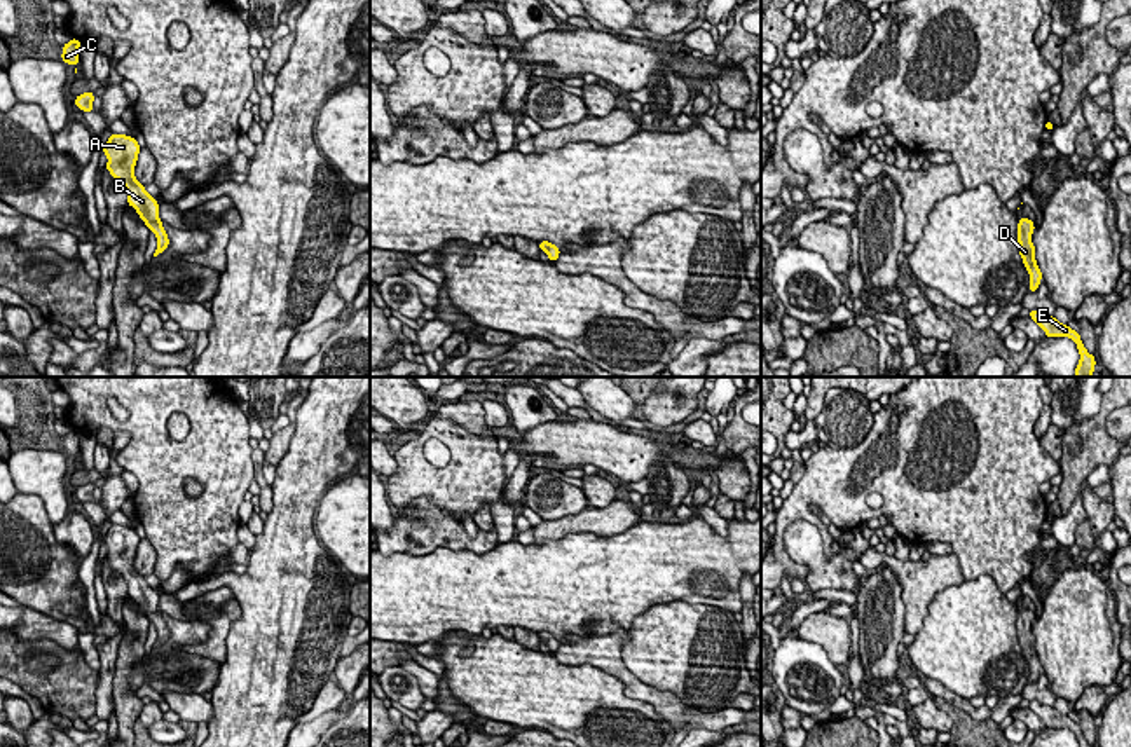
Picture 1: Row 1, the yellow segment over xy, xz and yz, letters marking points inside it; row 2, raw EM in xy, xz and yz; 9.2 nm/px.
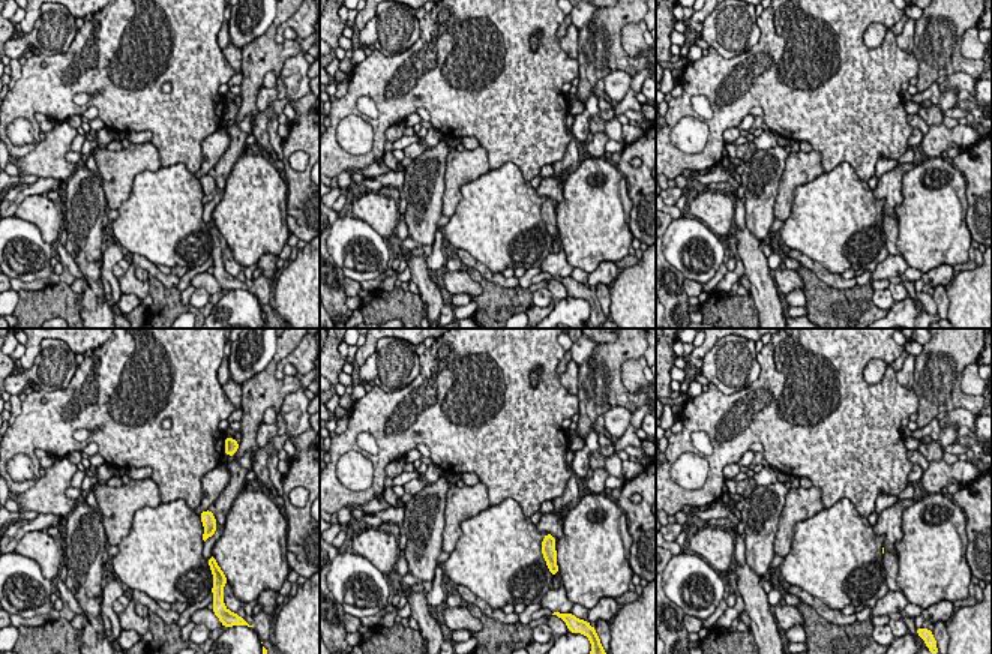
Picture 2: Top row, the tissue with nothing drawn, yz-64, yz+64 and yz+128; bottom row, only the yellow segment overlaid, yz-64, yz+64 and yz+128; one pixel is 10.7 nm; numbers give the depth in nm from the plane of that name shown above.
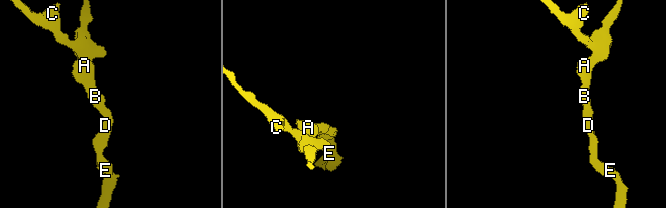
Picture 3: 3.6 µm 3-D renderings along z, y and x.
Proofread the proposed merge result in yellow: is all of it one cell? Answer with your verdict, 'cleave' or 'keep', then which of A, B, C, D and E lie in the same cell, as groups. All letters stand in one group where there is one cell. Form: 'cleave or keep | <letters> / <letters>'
keep | A B C D E

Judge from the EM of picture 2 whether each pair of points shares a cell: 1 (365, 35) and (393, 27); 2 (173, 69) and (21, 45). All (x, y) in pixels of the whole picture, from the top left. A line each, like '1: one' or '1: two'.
1: one
2: two

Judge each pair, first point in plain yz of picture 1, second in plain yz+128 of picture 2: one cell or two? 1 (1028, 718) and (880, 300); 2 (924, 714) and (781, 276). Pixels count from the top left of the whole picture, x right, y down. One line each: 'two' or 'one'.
1: two
2: one

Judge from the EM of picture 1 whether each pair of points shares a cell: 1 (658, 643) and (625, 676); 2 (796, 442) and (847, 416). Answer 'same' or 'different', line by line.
1: different
2: same

